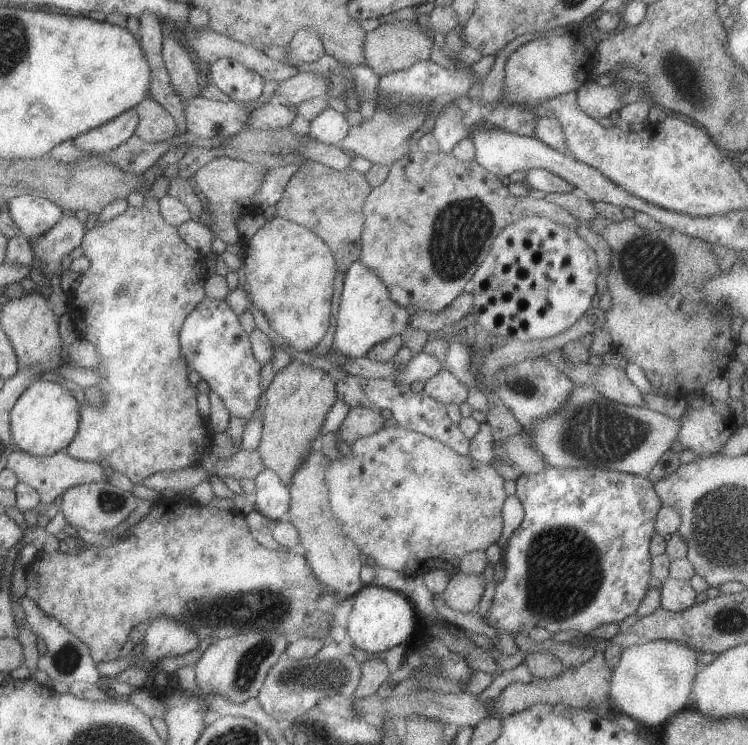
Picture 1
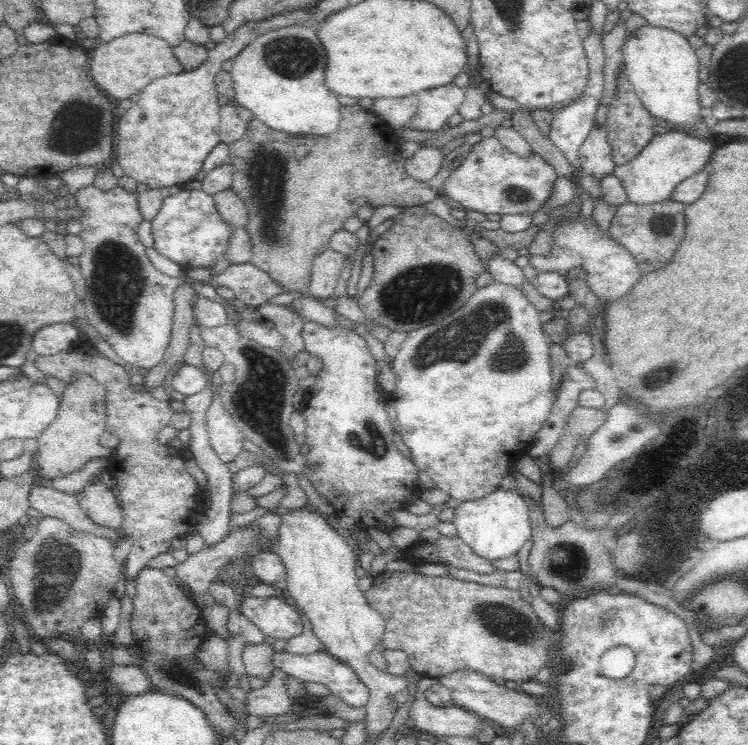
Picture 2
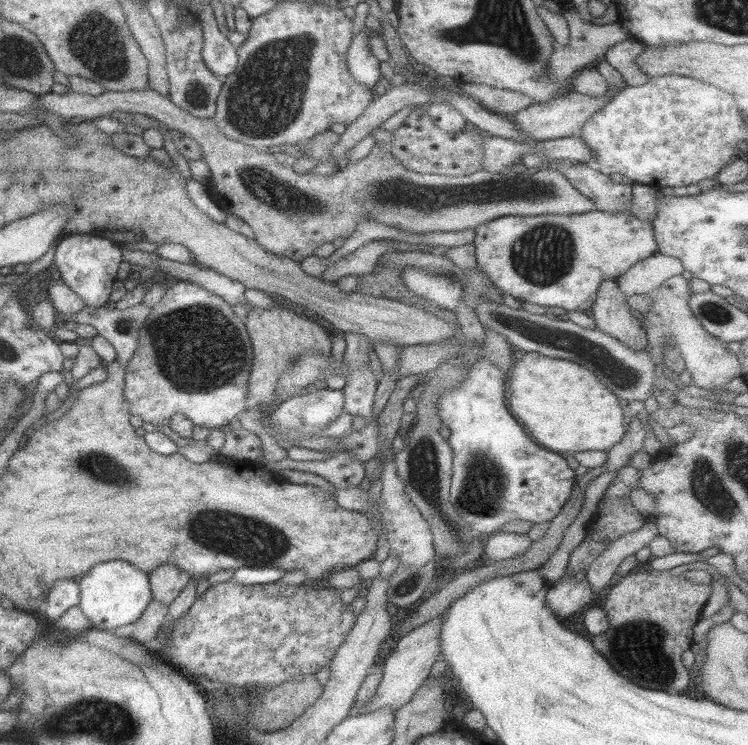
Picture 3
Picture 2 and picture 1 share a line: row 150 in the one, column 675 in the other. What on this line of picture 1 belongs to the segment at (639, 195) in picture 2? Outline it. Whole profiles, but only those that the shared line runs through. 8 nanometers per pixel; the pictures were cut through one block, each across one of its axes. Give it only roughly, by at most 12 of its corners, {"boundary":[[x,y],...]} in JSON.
{"boundary":[[687,644],[621,648],[609,708],[663,728],[689,708],[701,654]]}

